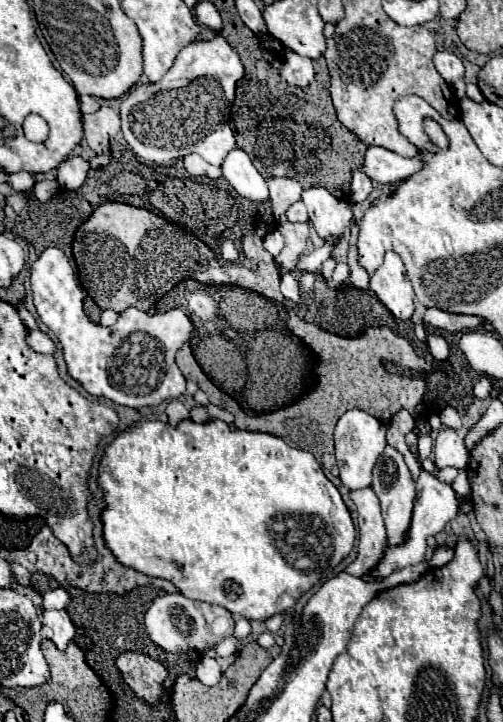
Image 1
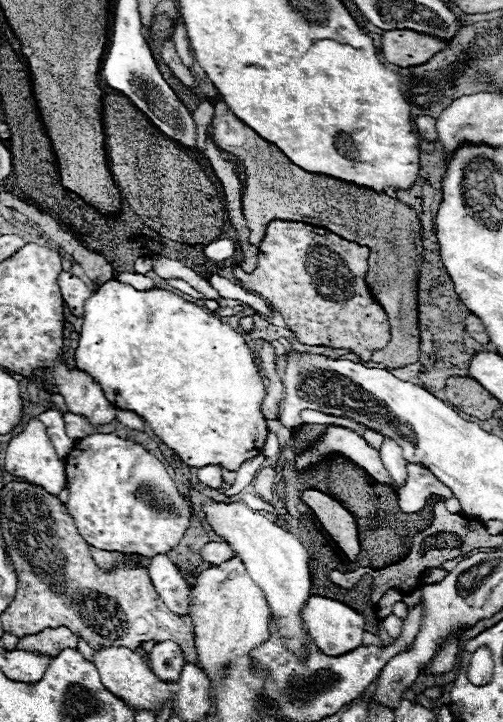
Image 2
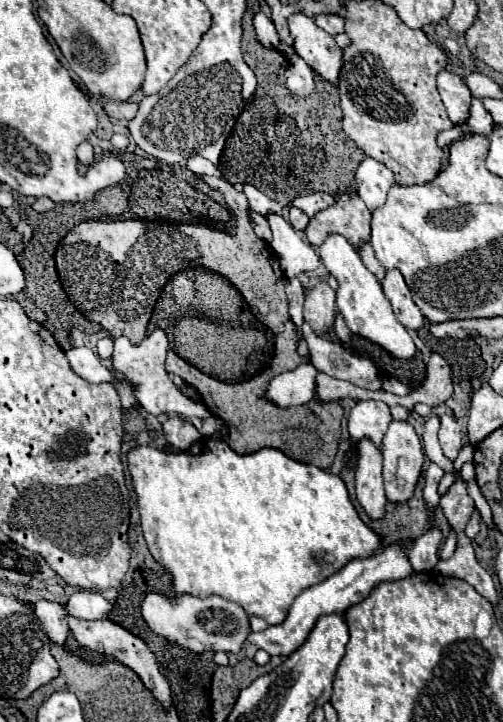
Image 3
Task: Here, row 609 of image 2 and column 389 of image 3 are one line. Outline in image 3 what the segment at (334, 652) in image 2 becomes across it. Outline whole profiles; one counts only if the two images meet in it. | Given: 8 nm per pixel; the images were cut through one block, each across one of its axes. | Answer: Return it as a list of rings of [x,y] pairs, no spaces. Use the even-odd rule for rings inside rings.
[[[332,232],[324,240],[324,244],[318,248],[318,256],[320,256],[322,264],[326,266],[326,270],[332,276],[336,276],[336,280],[340,284],[338,292],[336,292],[336,306],[338,306],[338,312],[344,316],[348,328],[354,334],[360,334],[360,336],[380,344],[384,350],[388,350],[396,358],[412,358],[416,352],[416,346],[414,346],[410,334],[394,316],[390,302],[382,294],[382,286],[380,286],[378,278],[362,264],[358,252],[350,246],[350,242],[344,236],[338,236],[336,232]]]

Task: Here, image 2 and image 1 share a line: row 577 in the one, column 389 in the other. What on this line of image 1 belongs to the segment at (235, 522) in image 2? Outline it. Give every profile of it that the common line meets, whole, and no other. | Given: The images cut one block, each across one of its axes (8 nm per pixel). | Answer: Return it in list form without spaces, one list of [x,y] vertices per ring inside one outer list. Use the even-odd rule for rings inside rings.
[[[386,252],[384,264],[370,278],[370,290],[400,320],[408,320],[414,312],[414,290],[406,276],[406,268],[396,252]]]

